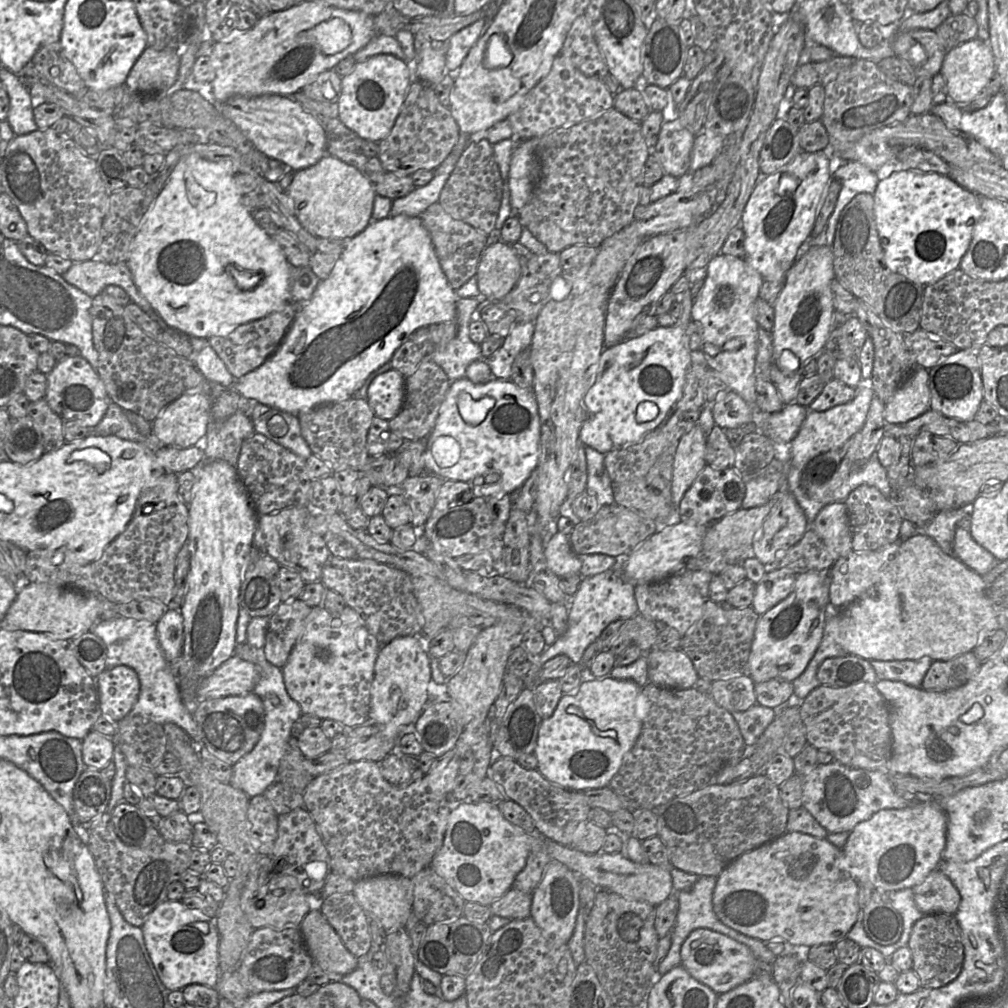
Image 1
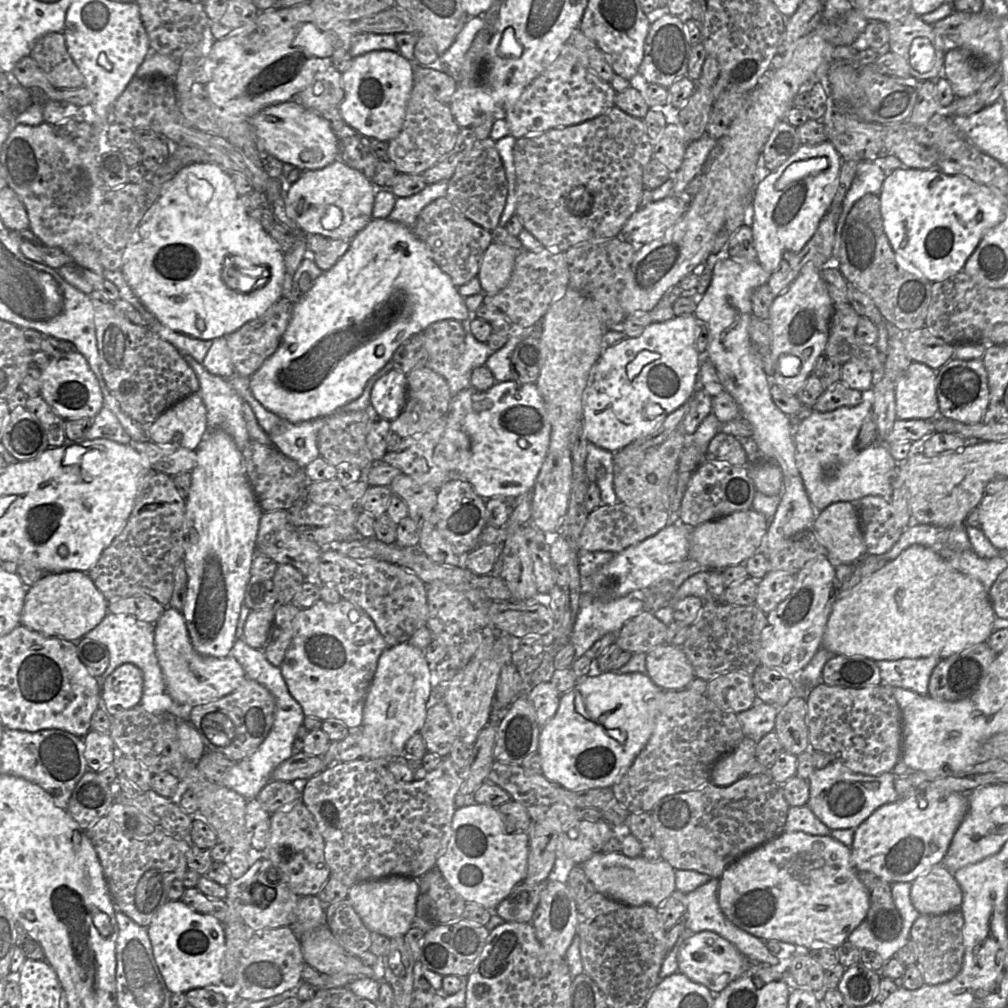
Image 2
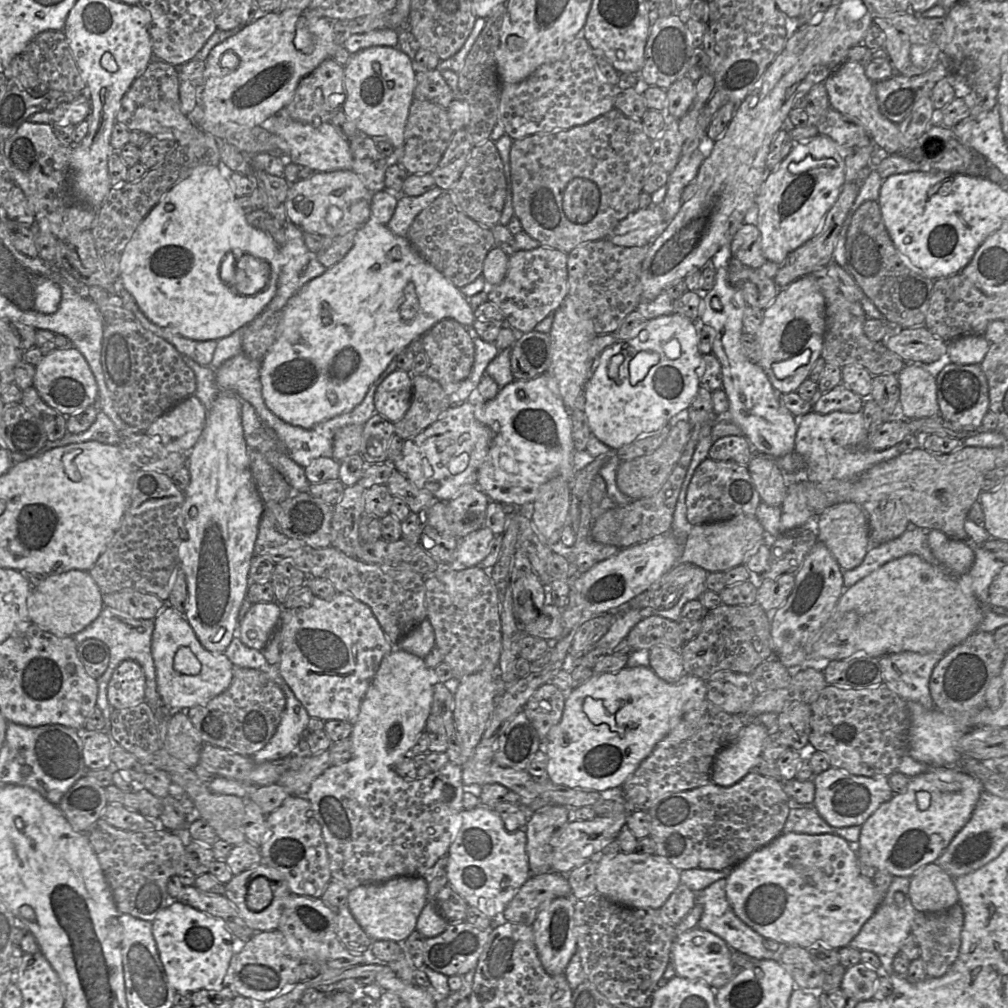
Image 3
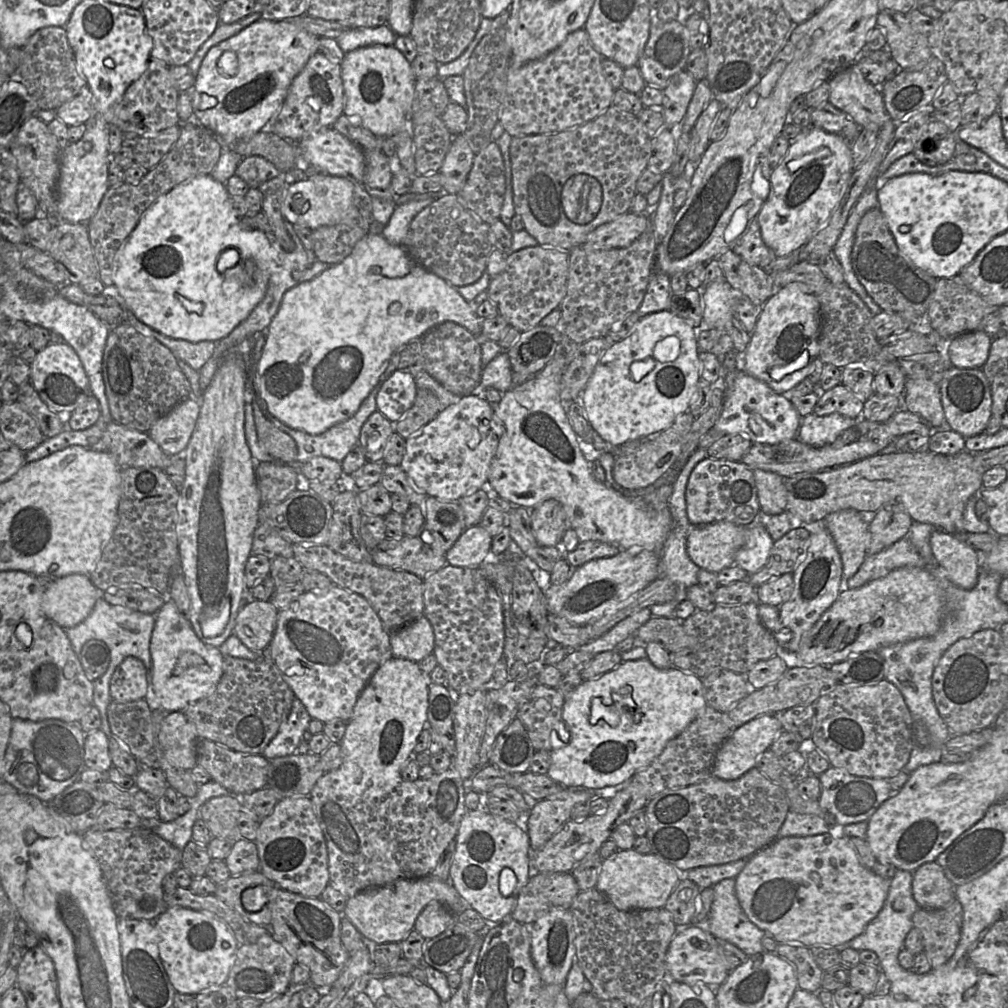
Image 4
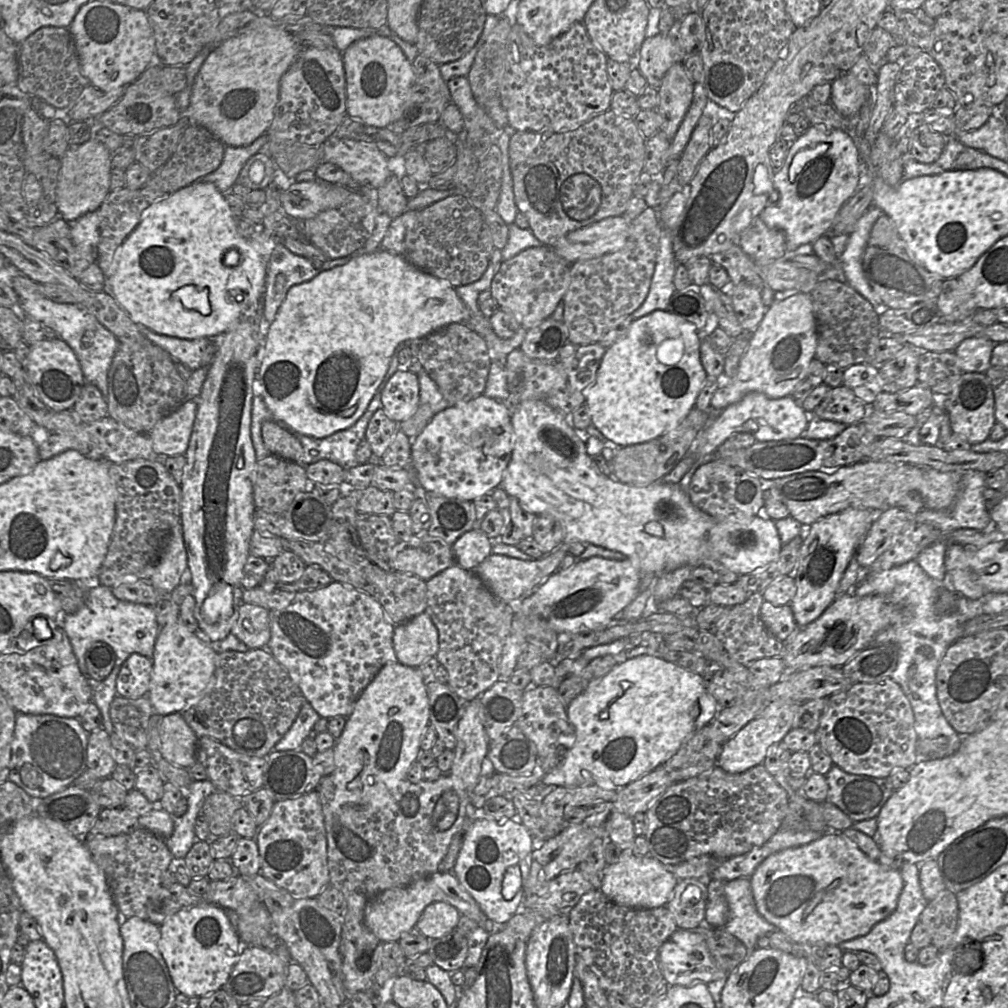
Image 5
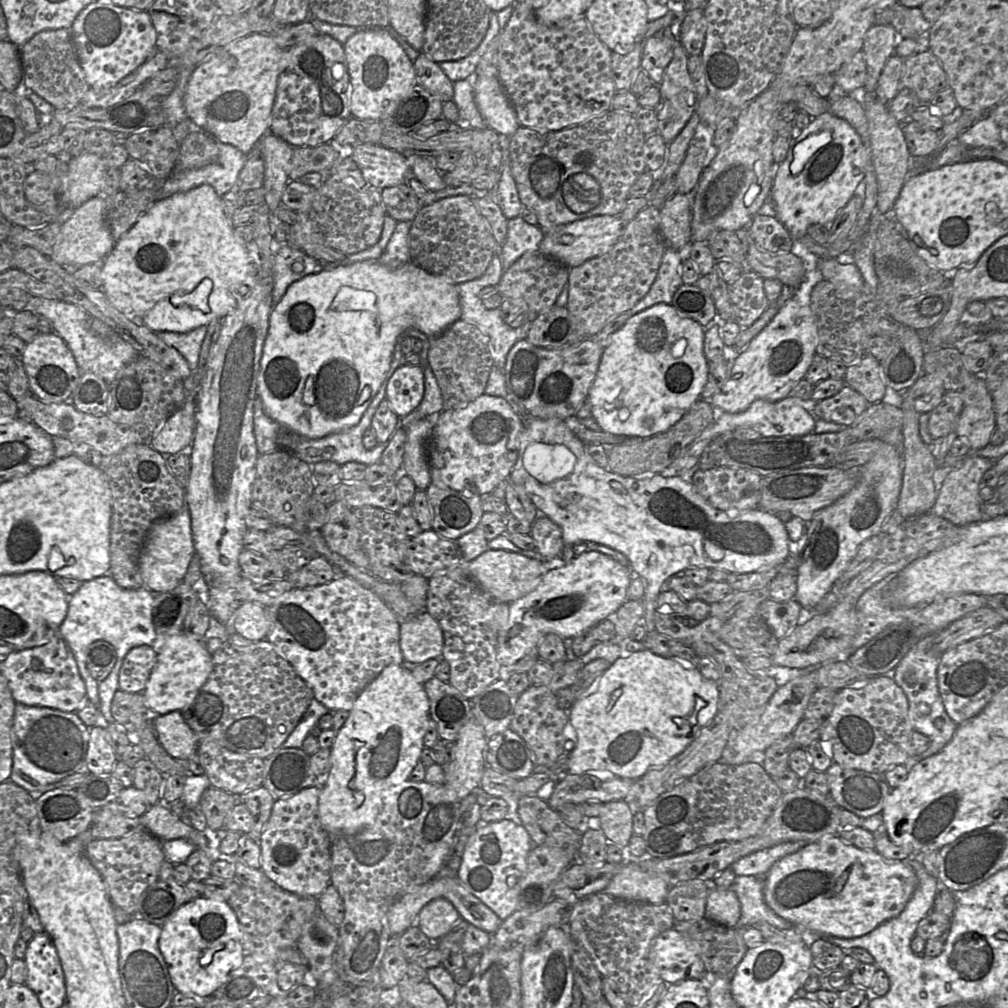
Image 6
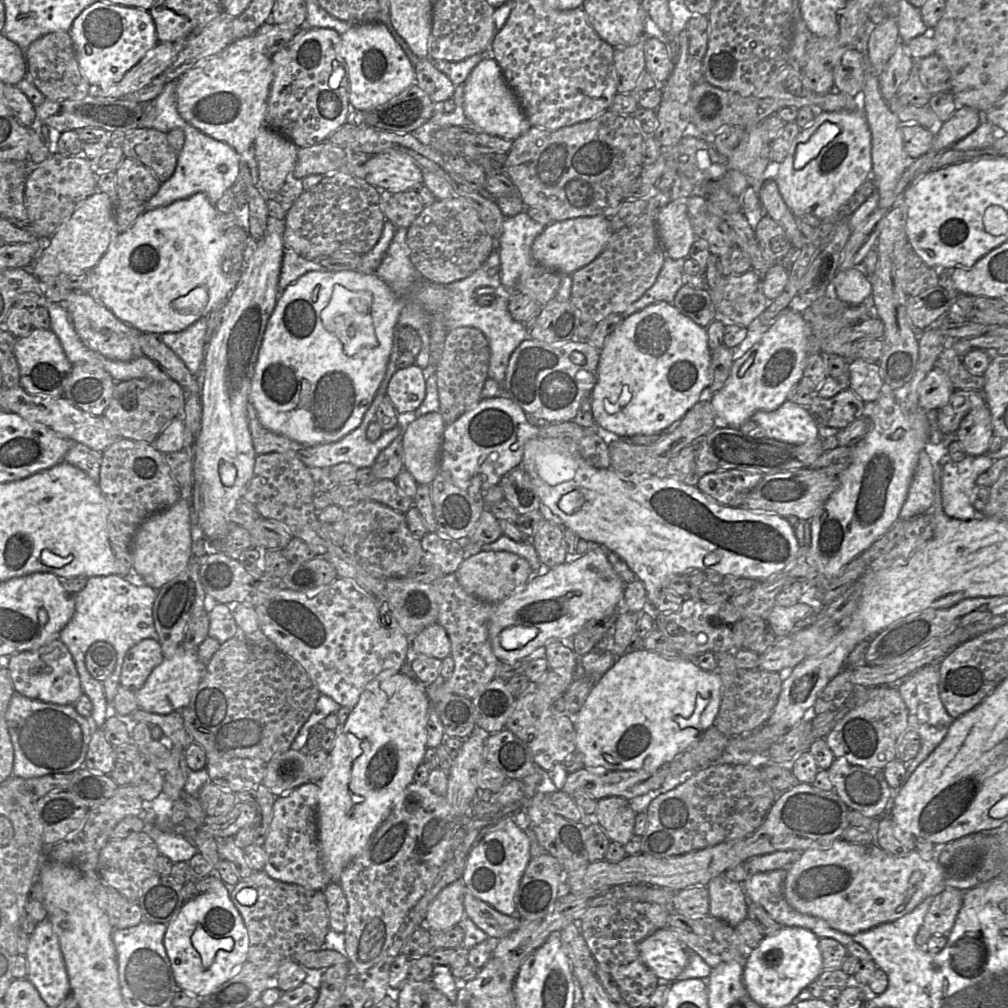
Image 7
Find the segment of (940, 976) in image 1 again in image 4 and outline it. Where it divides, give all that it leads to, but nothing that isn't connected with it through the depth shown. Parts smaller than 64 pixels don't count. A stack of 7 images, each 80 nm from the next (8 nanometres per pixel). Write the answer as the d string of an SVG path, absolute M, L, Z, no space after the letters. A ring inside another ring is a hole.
M954 900L941 909L918 909L912 919L923 939L923 952L933 970L946 964L954 955L961 939L963 908Z

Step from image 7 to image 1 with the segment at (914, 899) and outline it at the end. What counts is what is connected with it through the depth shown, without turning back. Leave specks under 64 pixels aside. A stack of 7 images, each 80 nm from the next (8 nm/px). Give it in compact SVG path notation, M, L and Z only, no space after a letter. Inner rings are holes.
M785 832L781 836L765 843L753 850L743 853L730 862L719 874L713 892L713 910L719 920L728 927L756 938L763 942L785 941L793 945L816 946L821 944L833 944L846 938L847 933L859 919L862 909L858 904L858 883L848 870L848 861L842 851L831 844L826 838L816 838L801 832Z

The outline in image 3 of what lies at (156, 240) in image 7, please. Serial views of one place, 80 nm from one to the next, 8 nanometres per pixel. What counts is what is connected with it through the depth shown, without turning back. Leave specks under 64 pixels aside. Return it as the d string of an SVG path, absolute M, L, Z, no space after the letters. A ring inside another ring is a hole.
M199 166L195 168L190 175L184 180L176 184L172 189L170 189L164 197L157 203L157 205L149 212L149 214L140 223L134 234L132 235L130 241L126 245L120 263L120 278L122 279L123 285L134 297L136 303L138 304L141 311L155 324L163 328L168 329L173 334L179 334L183 337L196 340L215 340L225 338L238 329L243 328L250 322L252 322L258 315L260 315L268 306L270 301L273 299L276 293L277 280L280 273L280 254L279 247L273 242L271 237L269 237L264 231L256 229L248 224L246 220L246 215L242 212L238 202L237 197L233 192L231 183L221 174L218 166ZM230 255L242 256L242 255L252 255L258 260L267 263L269 266L269 279L266 286L253 295L243 295L239 292L238 286L245 284L243 280L243 273L247 271L253 271L250 269L243 269L243 266L239 265L239 272L235 273L233 278L233 283L225 283L221 279L221 264L225 257Z

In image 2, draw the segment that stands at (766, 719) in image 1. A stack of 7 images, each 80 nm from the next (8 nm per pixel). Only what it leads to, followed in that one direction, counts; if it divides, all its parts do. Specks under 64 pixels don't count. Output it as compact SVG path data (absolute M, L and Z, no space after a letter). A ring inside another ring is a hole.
M757 703L736 715L744 737L758 743L765 735L774 730L777 713L778 708L770 704Z

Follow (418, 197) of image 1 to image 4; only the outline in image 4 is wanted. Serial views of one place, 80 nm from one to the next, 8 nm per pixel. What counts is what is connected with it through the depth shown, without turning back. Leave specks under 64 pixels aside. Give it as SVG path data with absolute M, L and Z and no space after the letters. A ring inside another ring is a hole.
M430 195L425 199L411 200L396 206L390 221L382 229L383 237L391 244L403 246L412 220L436 199L438 195Z

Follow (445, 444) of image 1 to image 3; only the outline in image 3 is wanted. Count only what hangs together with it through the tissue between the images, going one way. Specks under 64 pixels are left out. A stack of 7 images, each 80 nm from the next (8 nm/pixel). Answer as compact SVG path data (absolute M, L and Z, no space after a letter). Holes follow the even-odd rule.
M547 372L528 381L515 380L501 388L492 400L472 403L475 406L475 418L493 432L491 445L477 475L477 486L488 498L517 506L532 504L540 487L553 477L561 476L566 481L573 480L576 474L576 449L572 439L569 411L558 393L555 379Z

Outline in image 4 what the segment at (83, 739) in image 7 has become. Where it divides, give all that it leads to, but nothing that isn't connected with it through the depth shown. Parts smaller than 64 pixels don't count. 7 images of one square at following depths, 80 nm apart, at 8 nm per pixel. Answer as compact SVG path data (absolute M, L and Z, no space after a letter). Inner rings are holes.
M13 718L2 779L19 792L34 795L42 802L49 803L75 781L80 781L79 777L86 769L84 740L85 733L78 723L57 719L34 722Z

